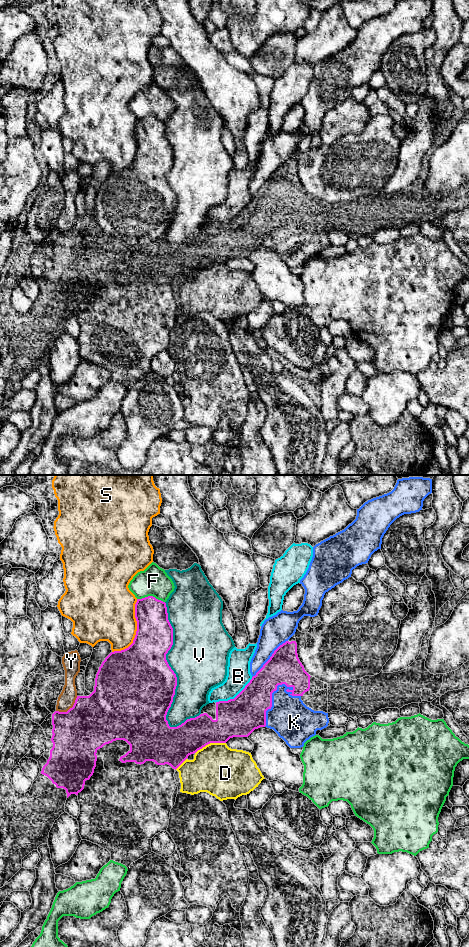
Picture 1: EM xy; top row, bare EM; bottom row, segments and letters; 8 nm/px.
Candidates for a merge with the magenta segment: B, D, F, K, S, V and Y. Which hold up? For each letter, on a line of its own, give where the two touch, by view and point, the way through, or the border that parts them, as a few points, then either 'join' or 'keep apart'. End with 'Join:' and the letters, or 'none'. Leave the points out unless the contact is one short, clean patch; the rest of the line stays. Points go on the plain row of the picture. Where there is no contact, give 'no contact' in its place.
B: xy (235, 217) | keep apart
D: xy (210, 262) | keep apart
F: xy (151, 116) | keep apart
K: xy (271, 219) | keep apart
S: xy (136, 151) | keep apart
V: xy (170, 187) | keep apart
Y: xy (70, 228) | keep apart
Join: none

